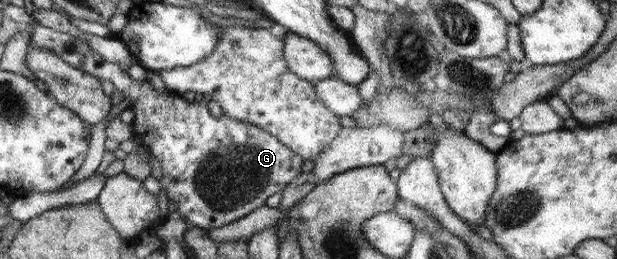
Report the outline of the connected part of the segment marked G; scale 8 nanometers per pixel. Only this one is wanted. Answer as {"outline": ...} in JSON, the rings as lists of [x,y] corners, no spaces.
{"outline":[[[34,23],[22,25],[16,32],[28,32],[30,44],[55,51],[68,65],[82,69],[90,76],[111,81],[125,98],[132,99],[129,107],[134,112],[131,123],[134,136],[162,162],[163,178],[159,181],[166,189],[169,201],[176,201],[176,212],[192,227],[209,230],[232,223],[266,205],[267,197],[281,193],[301,174],[304,158],[260,127],[225,115],[214,118],[206,108],[206,99],[188,102],[182,95],[169,90],[156,92],[149,80],[132,80],[126,71],[106,61],[86,42],[56,31],[54,26]]]}

